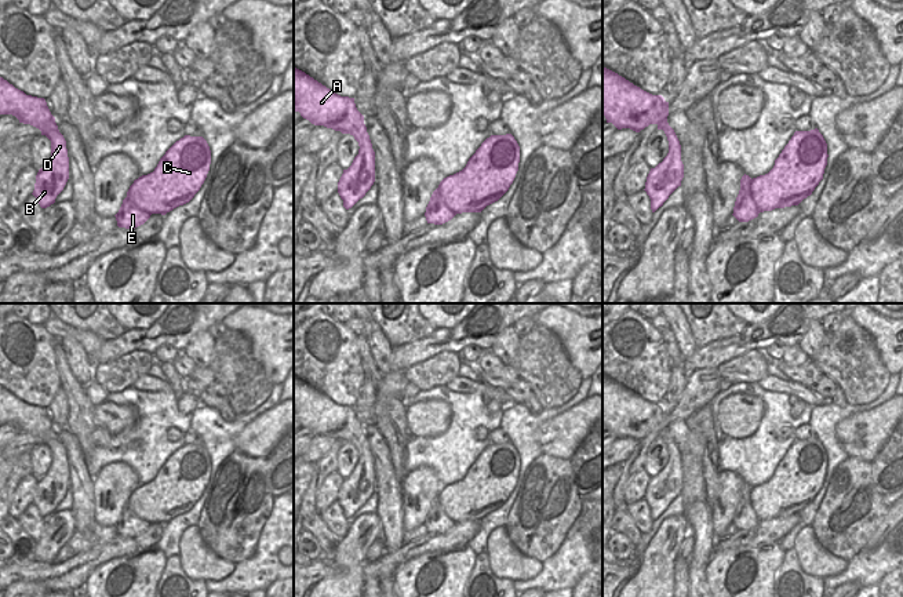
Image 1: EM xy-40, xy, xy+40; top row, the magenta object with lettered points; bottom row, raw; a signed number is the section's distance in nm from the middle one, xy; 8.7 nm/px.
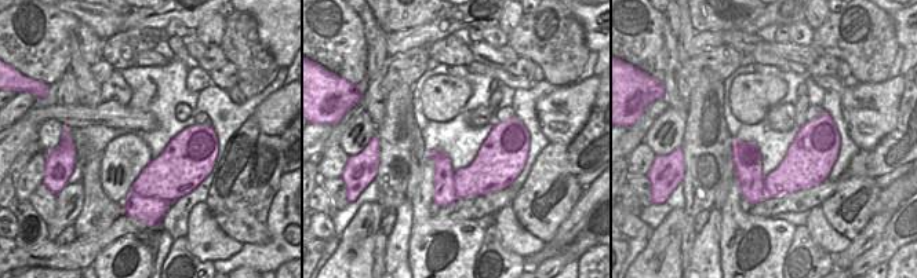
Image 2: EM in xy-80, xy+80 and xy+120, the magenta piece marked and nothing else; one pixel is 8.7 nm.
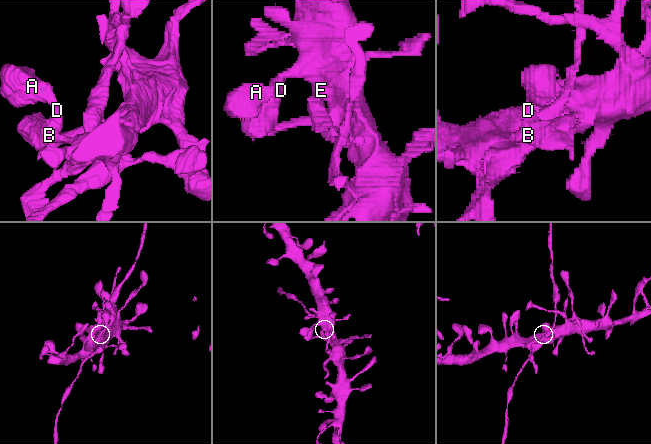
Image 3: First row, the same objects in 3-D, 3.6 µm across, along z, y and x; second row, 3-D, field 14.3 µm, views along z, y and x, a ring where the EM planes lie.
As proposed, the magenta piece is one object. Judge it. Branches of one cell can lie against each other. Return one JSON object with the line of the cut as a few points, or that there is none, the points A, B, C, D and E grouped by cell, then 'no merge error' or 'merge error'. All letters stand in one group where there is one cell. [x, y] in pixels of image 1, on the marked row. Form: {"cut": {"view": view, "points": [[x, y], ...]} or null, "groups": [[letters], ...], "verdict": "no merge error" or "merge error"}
{"cut": null, "groups": [["A", "B", "C", "D", "E"]], "verdict": "no merge error"}

